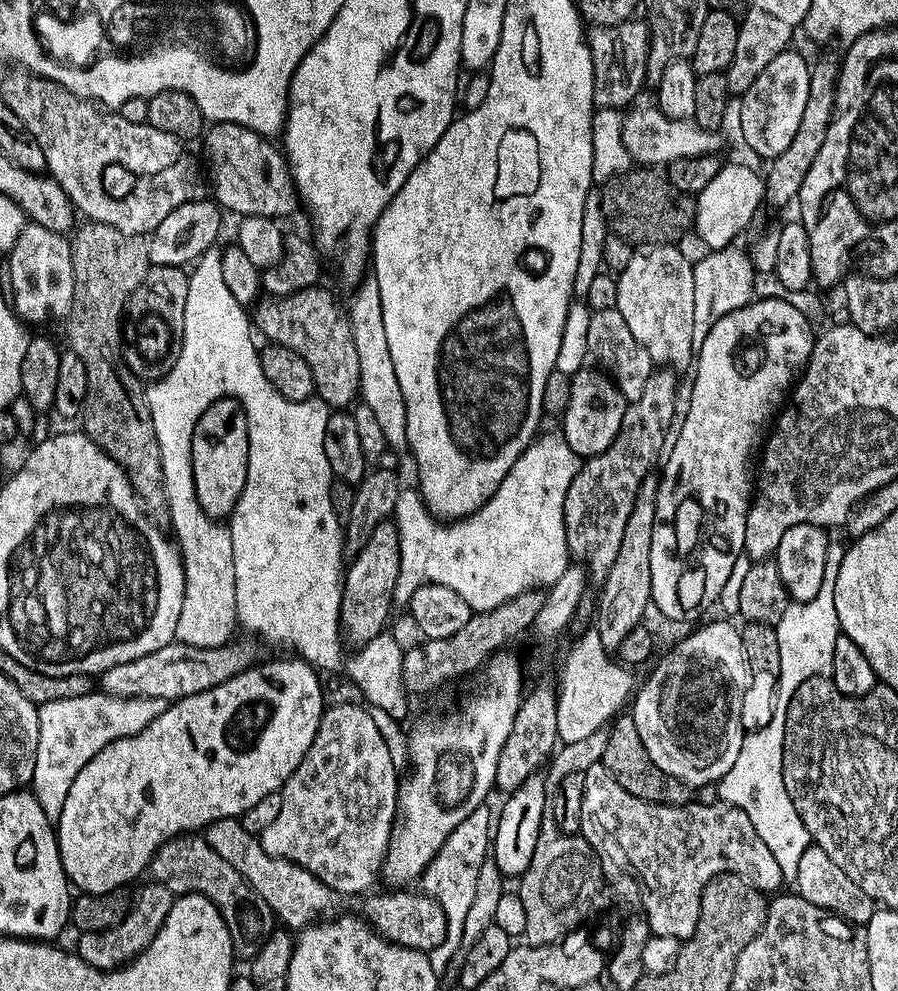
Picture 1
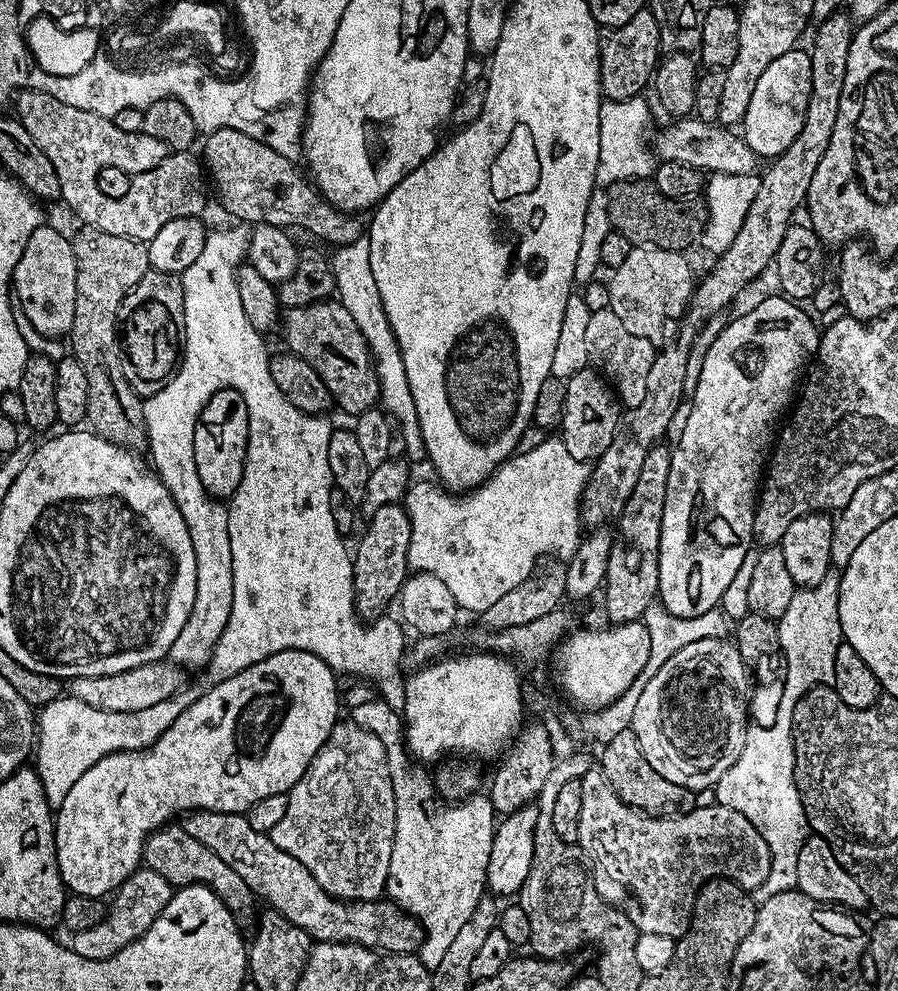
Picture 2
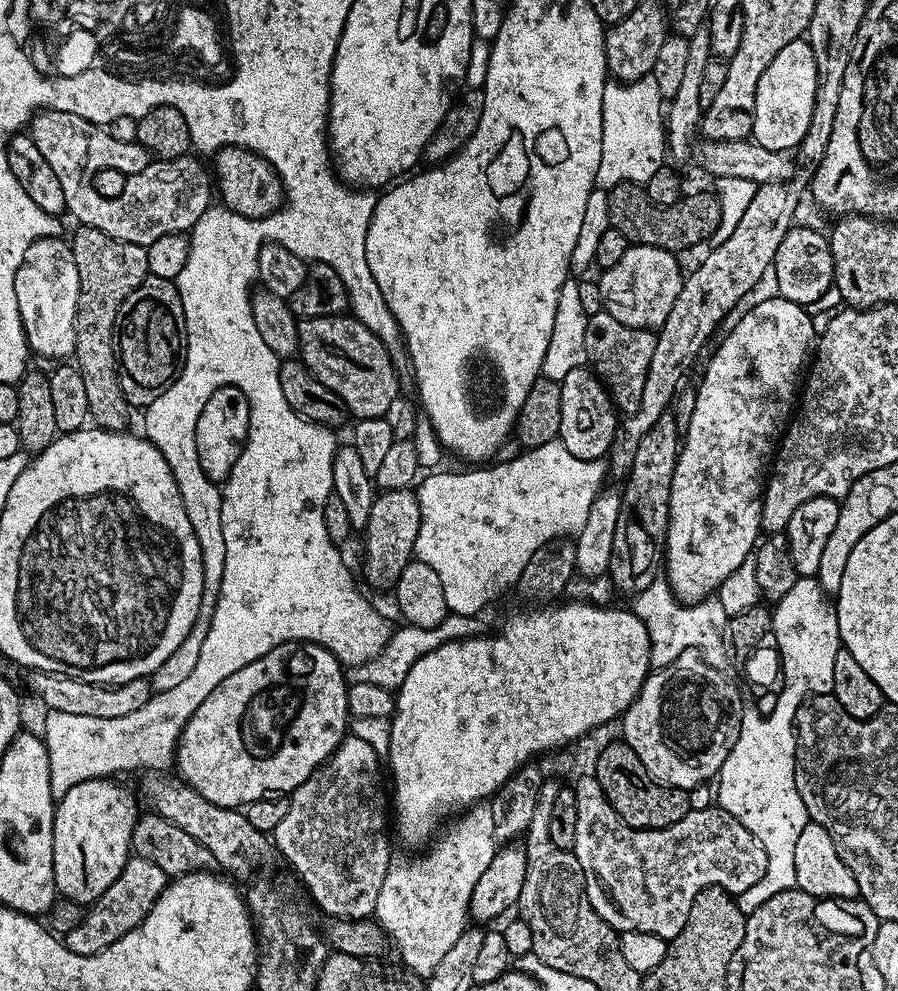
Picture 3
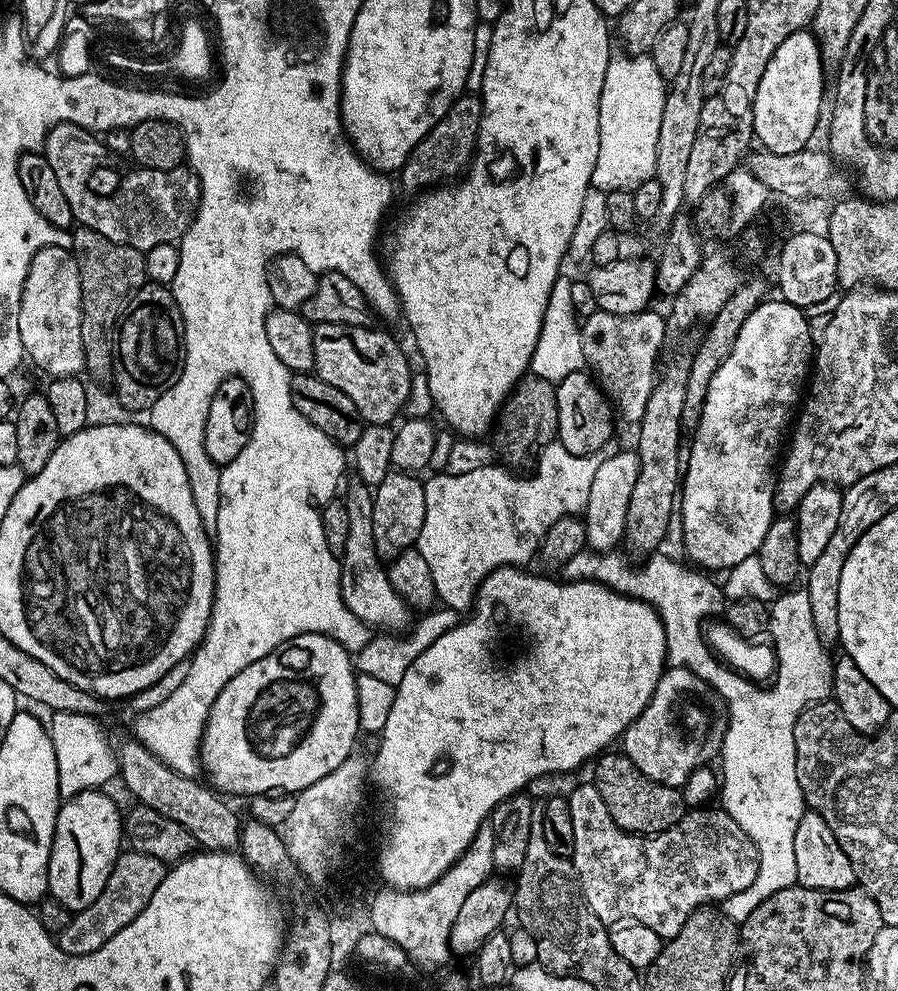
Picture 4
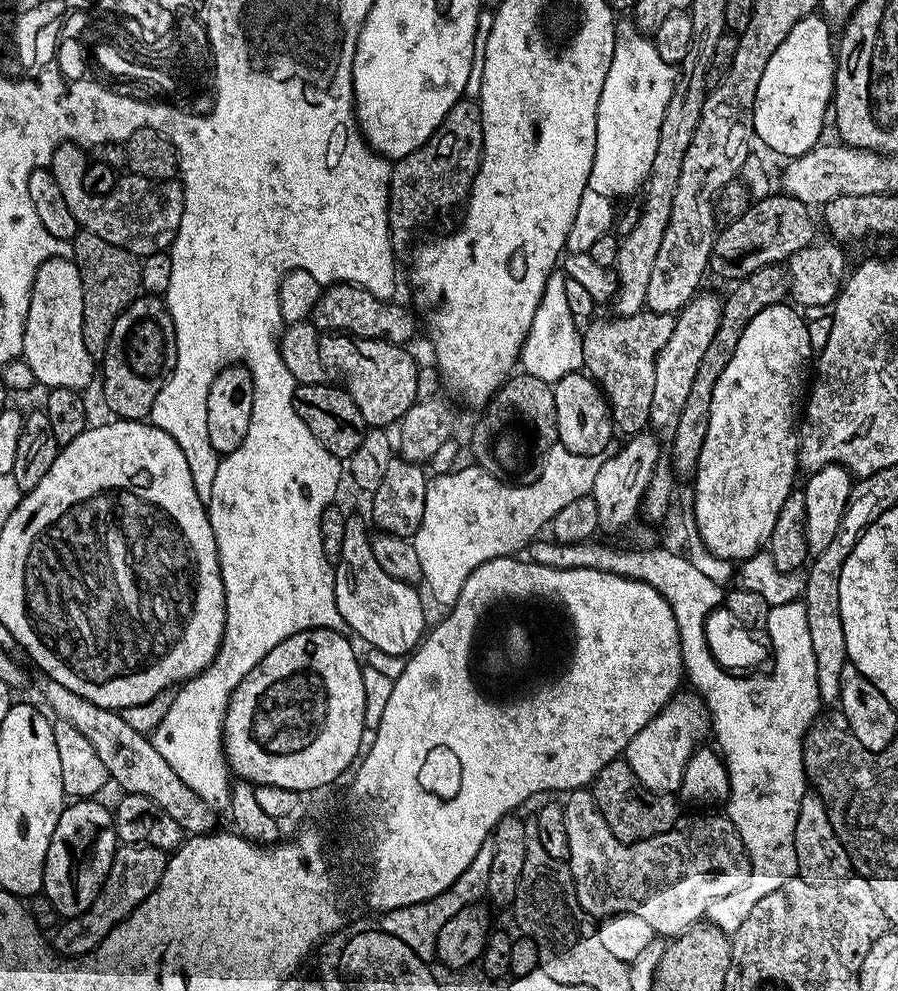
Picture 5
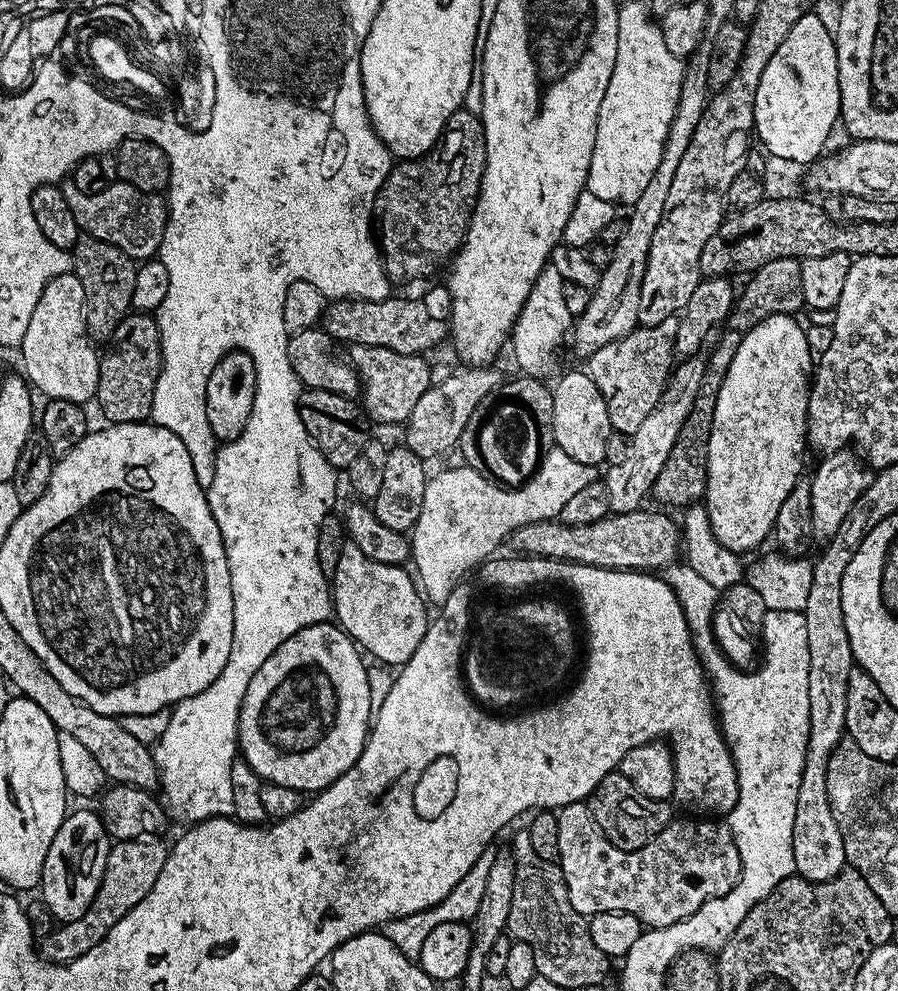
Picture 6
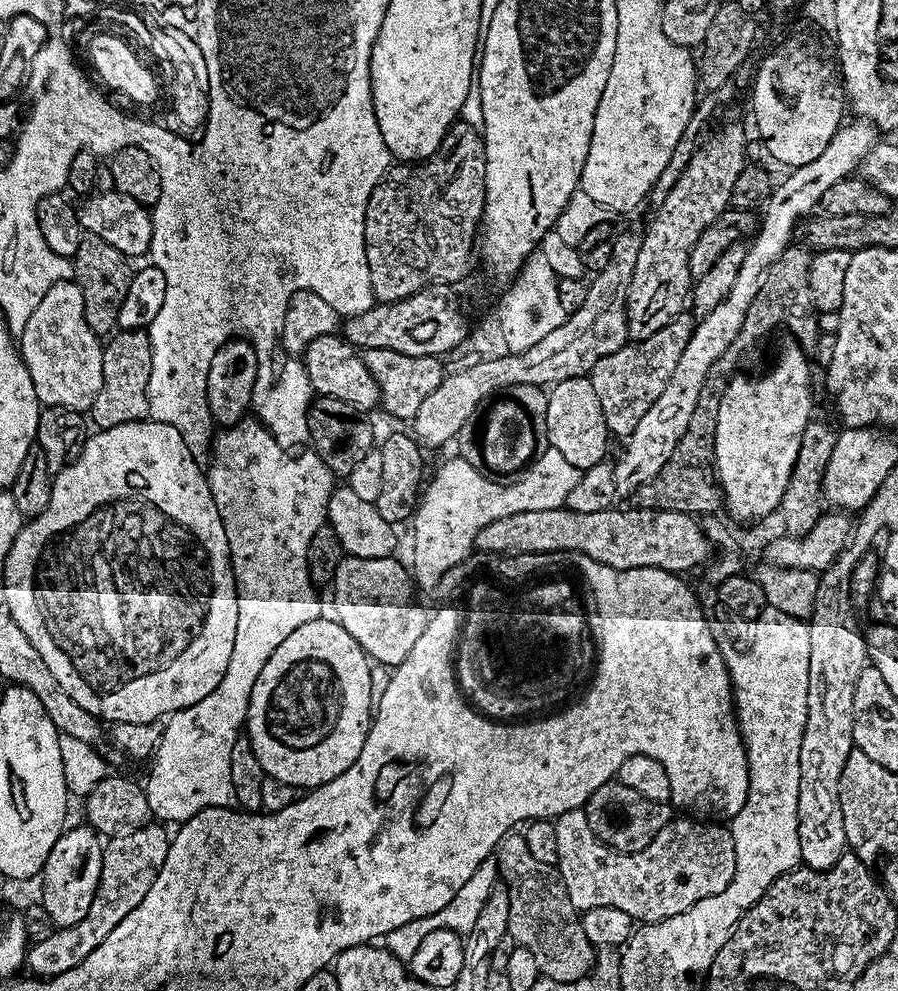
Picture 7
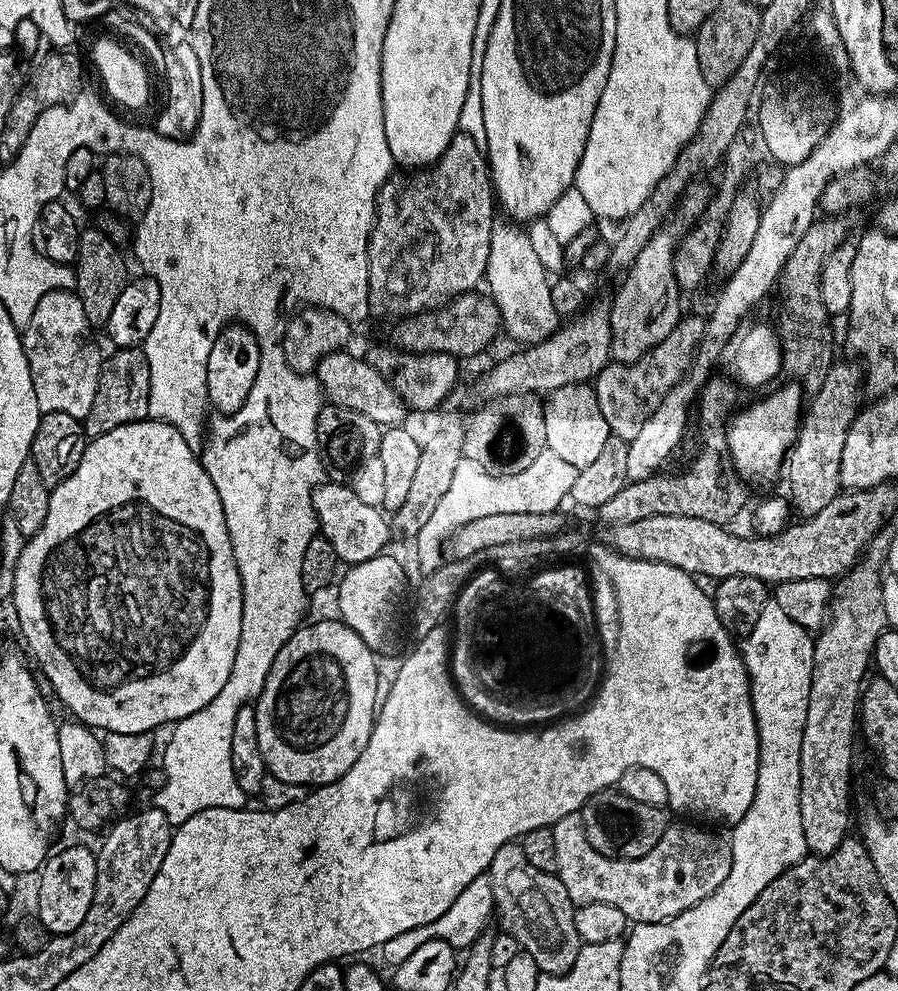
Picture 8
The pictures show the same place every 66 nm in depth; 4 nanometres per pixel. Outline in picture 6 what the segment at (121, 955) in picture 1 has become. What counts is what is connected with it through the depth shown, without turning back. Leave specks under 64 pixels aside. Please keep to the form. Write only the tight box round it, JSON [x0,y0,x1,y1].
[38,838,169,964]

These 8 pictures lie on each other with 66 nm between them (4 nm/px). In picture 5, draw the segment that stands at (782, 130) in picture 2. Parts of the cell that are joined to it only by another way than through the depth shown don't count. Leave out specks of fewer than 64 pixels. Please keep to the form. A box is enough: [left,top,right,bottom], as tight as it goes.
[754,15,836,158]

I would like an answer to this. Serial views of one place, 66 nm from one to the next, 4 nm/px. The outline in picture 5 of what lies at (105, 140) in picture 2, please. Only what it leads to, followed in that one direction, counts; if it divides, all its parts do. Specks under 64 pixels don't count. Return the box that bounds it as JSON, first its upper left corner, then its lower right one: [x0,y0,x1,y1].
[48,142,184,258]

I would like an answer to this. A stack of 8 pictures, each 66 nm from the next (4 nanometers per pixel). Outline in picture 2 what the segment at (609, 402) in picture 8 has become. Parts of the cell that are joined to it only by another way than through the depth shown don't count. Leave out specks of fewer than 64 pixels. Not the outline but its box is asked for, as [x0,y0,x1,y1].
[586,307,658,409]

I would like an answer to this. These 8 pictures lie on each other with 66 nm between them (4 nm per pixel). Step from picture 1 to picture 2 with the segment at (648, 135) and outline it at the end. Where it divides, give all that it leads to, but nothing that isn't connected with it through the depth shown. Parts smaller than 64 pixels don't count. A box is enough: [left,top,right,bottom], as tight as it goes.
[654,118,758,174]

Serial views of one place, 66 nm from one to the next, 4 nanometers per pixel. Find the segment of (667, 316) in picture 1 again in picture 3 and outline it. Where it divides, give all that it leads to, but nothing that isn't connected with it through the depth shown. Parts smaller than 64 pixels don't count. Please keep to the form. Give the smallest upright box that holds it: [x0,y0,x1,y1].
[599,244,685,330]

